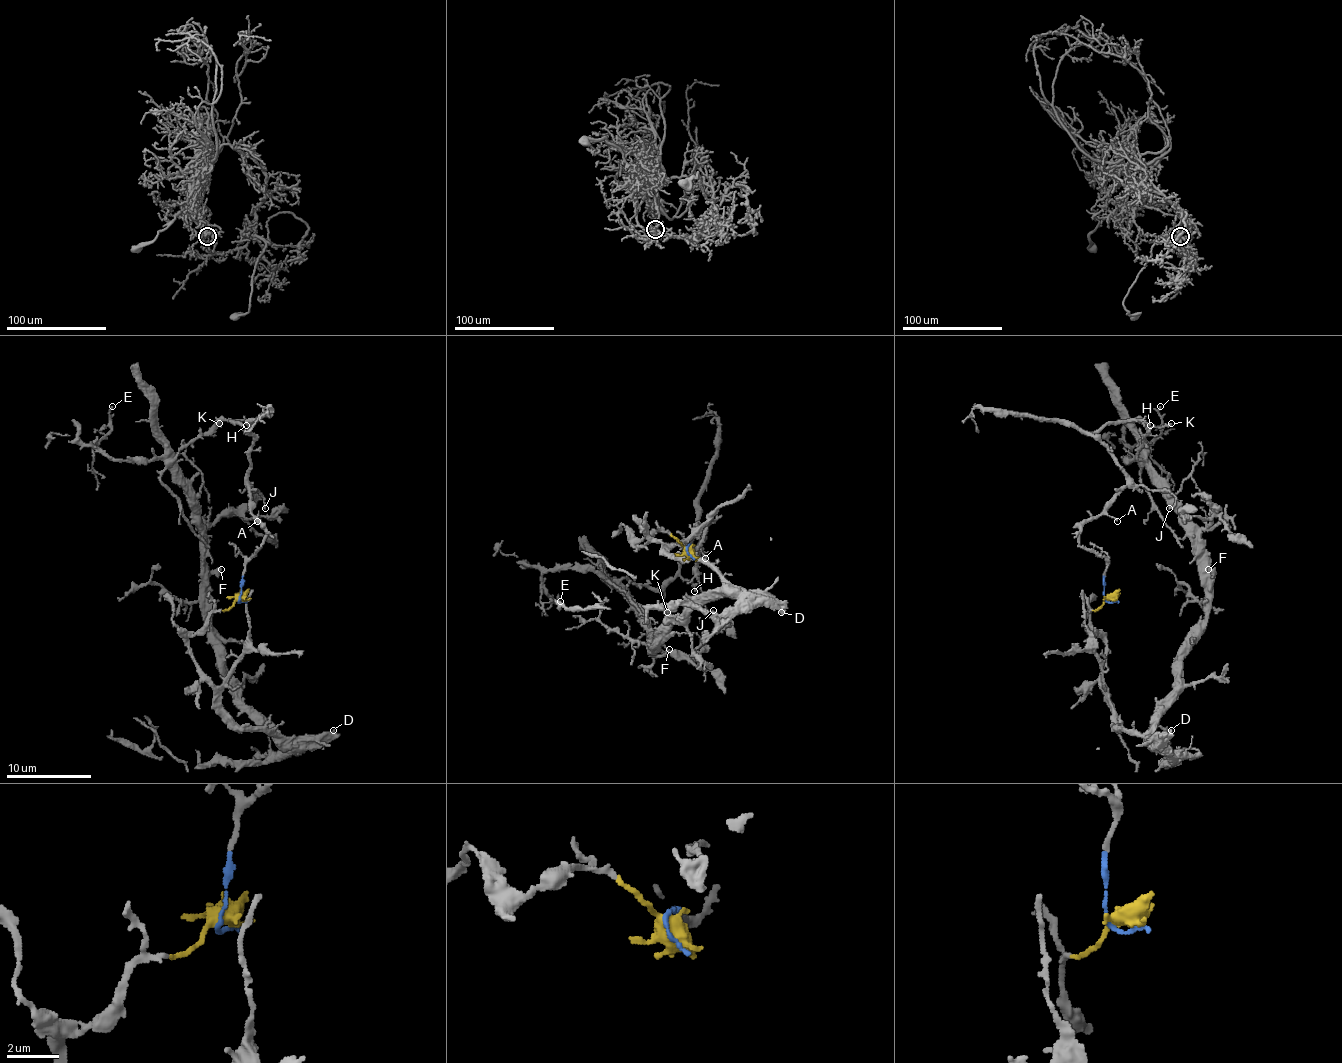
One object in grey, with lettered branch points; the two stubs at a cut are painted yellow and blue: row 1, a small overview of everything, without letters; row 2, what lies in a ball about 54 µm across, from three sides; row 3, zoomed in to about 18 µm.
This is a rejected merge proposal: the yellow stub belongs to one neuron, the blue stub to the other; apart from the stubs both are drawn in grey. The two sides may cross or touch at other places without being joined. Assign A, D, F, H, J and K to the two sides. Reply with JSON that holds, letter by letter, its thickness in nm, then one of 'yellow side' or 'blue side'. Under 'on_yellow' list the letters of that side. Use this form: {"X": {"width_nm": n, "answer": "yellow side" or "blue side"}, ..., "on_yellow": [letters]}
{"A": {"width_nm": 120, "answer": "blue side"}, "D": {"width_nm": 320, "answer": "yellow side"}, "F": {"width_nm": 320, "answer": "yellow side"}, "H": {"width_nm": 100, "answer": "blue side"}, "J": {"width_nm": 120, "answer": "blue side"}, "K": {"width_nm": 130, "answer": "blue side"}, "on_yellow": ["D", "F"]}

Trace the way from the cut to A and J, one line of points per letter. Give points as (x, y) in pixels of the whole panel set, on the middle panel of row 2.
A: (686, 549), (689, 544), (697, 546), (703, 529), (714, 521), (706, 529), (699, 544), (706, 557)
J: (686, 549), (697, 546), (714, 521), (699, 542), (697, 566), (703, 606), (712, 617), (712, 610)

